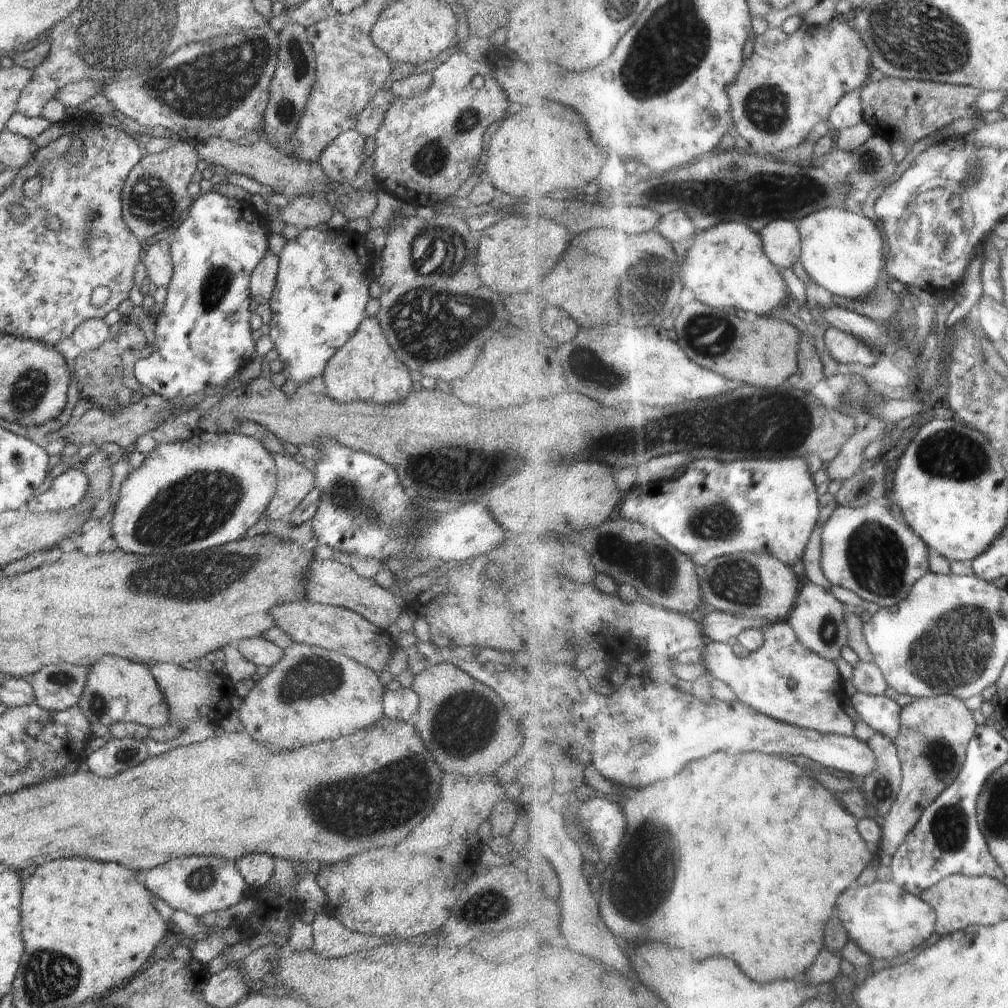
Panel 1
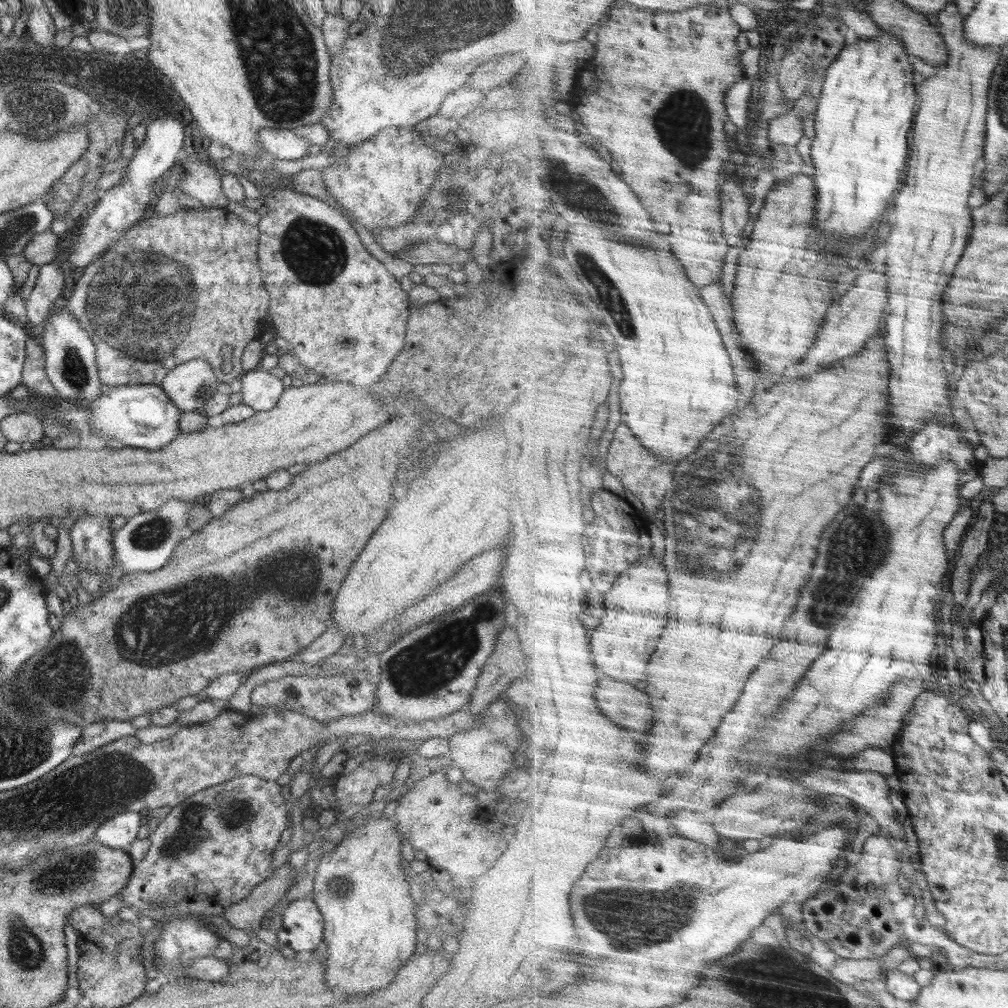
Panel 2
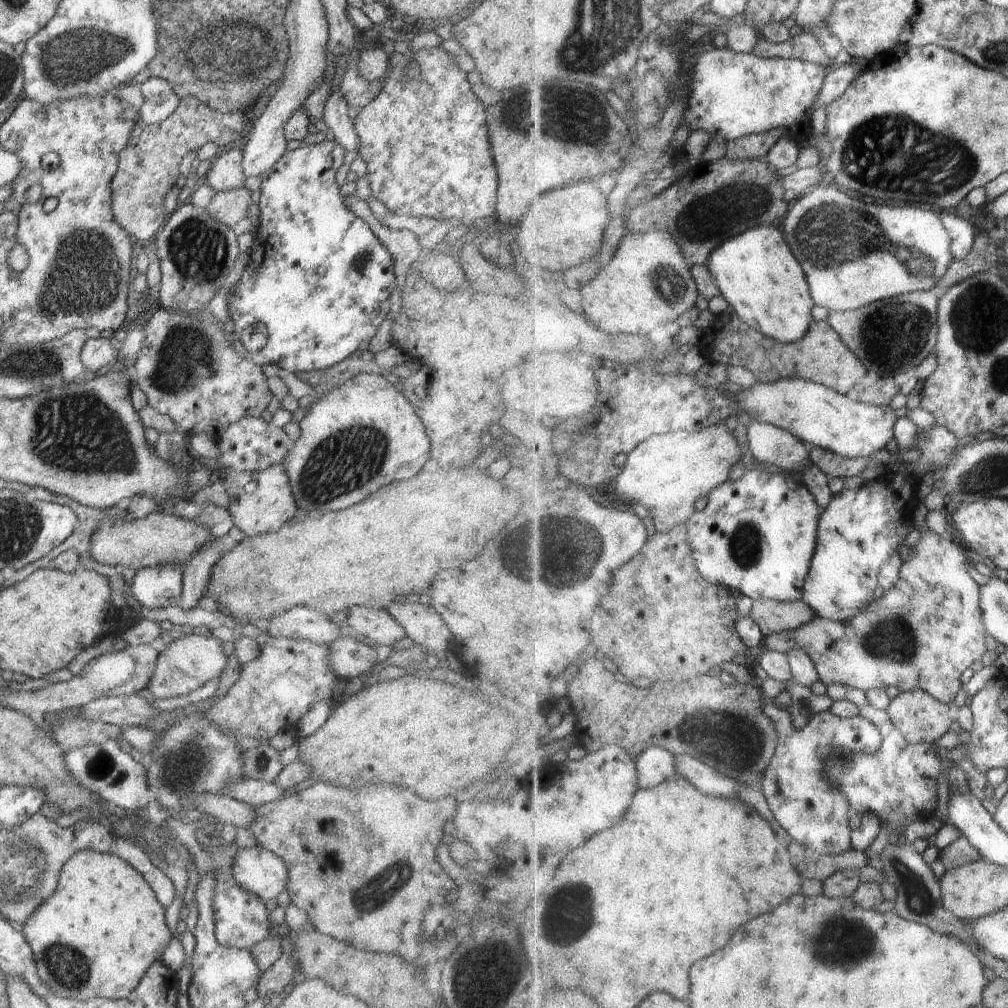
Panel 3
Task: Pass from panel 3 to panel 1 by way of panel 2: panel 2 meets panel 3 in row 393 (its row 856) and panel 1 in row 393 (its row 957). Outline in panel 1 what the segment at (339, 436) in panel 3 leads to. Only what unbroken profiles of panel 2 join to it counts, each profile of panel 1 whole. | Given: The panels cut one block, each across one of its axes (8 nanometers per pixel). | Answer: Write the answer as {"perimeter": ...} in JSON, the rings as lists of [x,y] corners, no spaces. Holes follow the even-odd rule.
{"perimeter":[[[366,316],[348,342],[334,352],[322,374],[328,396],[344,404],[364,401],[376,404],[398,404],[412,392],[412,378],[408,367],[396,358],[395,352],[380,328],[377,318]]]}

